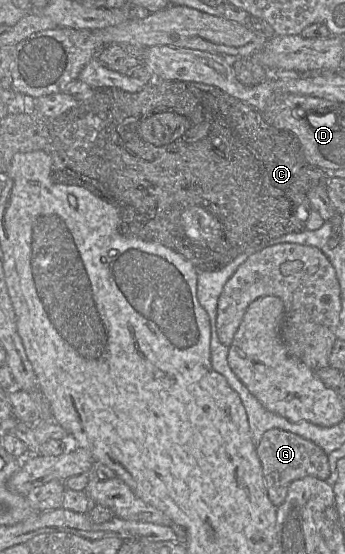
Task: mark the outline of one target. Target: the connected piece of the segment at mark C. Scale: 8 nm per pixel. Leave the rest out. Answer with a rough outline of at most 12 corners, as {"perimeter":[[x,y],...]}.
{"perimeter":[[197,82],[94,88],[52,180],[199,272],[306,230],[326,172]]}

